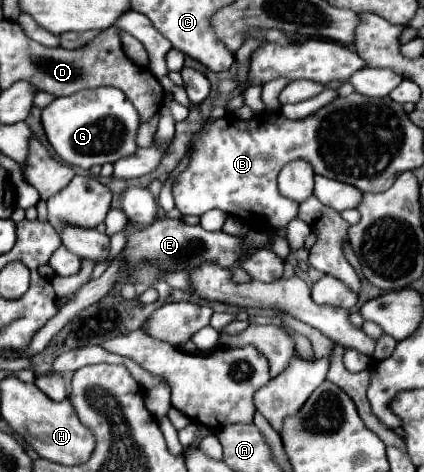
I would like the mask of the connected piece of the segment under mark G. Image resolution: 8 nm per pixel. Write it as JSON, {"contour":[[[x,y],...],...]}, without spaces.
{"contour":[[[115,87],[83,89],[69,97],[59,97],[43,109],[41,121],[57,157],[83,169],[115,163],[135,153],[137,129],[141,123],[137,109],[131,105],[127,95]]]}

